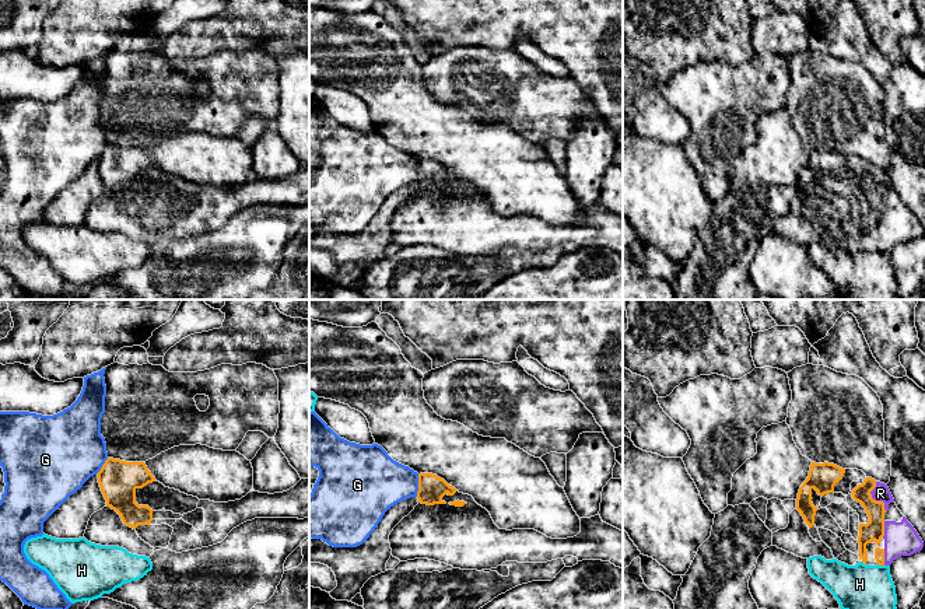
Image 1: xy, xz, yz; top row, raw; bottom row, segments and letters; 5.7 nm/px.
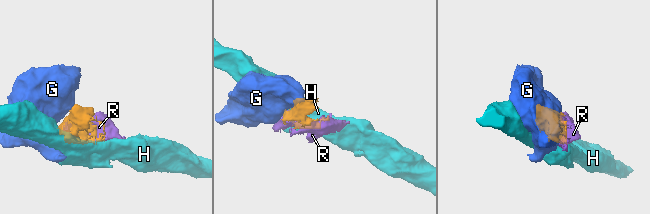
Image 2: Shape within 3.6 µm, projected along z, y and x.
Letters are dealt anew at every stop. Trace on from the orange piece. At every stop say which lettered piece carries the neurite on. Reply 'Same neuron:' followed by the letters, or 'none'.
Same neuron: R

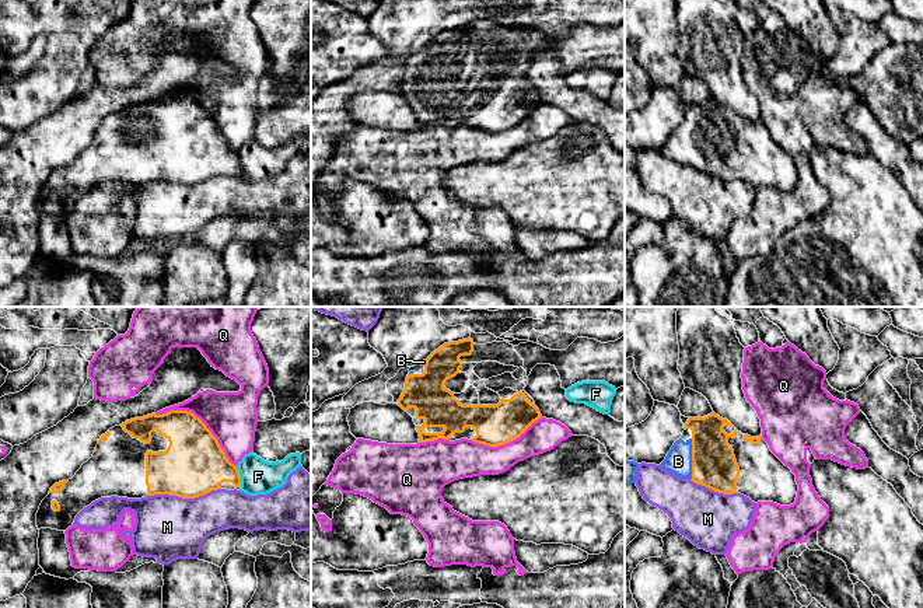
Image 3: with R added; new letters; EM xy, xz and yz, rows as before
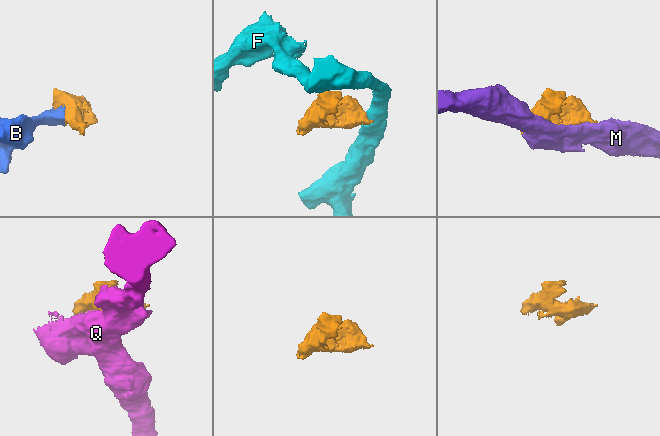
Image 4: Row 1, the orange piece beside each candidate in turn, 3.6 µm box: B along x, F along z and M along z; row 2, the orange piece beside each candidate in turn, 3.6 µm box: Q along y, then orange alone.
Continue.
Same neuron: B

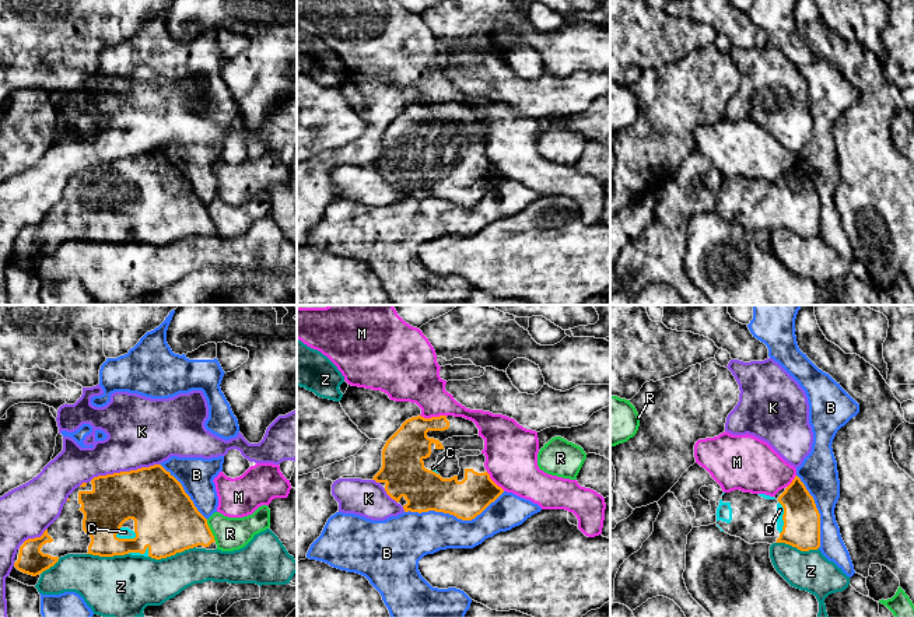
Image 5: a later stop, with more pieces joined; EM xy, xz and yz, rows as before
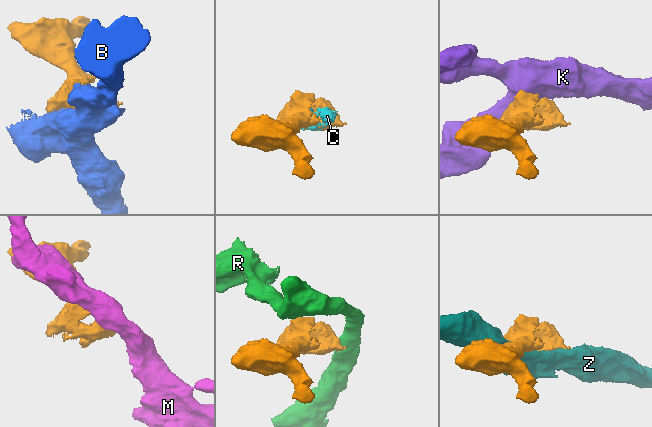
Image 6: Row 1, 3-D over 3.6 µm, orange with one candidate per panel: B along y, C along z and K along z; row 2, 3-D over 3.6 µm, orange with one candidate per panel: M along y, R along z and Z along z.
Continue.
Same neuron: C

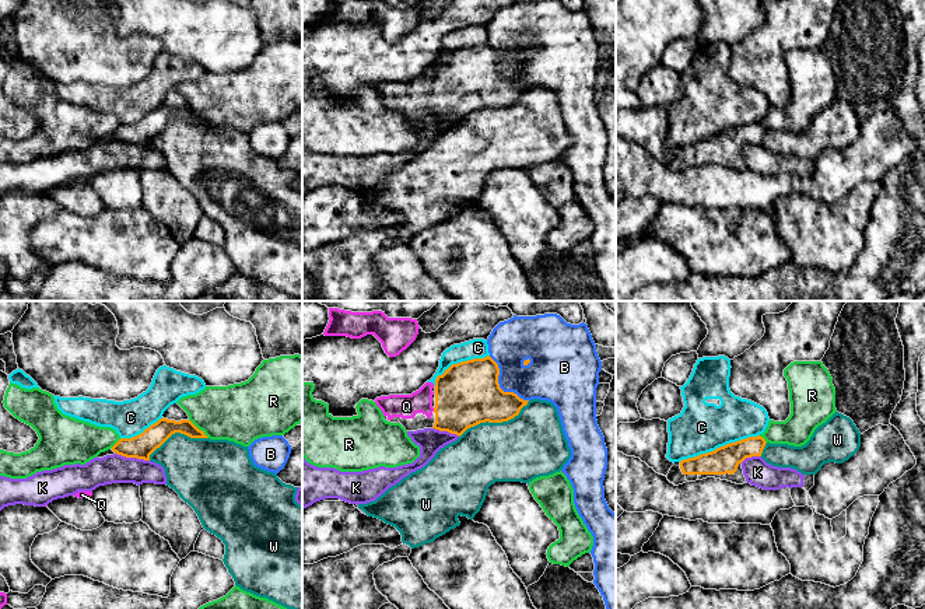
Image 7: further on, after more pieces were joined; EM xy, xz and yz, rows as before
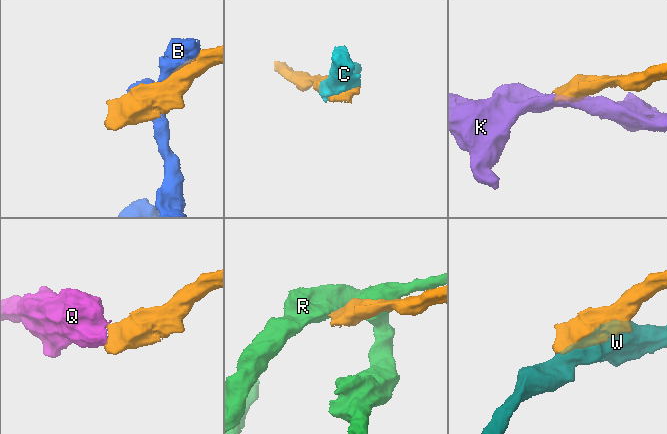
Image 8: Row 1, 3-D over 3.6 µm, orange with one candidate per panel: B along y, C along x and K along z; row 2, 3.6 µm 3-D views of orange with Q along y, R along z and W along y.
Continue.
Same neuron: Q

